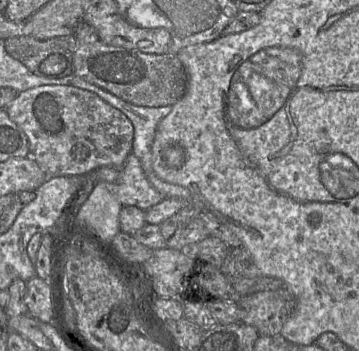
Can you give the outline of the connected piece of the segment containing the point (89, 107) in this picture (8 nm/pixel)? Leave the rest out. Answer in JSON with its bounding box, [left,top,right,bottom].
[5,85,132,177]

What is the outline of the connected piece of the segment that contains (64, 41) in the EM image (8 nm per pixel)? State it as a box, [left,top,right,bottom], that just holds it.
[4,34,77,79]

